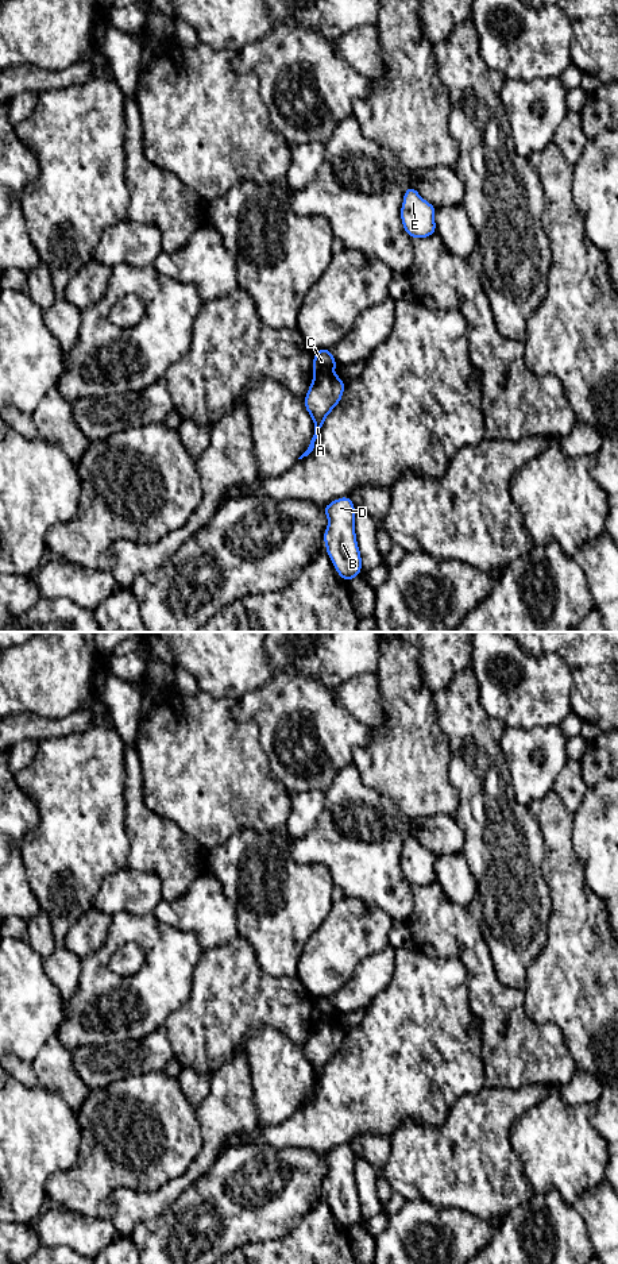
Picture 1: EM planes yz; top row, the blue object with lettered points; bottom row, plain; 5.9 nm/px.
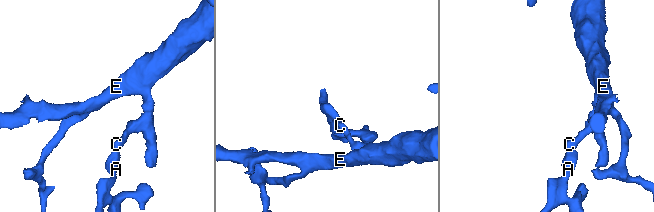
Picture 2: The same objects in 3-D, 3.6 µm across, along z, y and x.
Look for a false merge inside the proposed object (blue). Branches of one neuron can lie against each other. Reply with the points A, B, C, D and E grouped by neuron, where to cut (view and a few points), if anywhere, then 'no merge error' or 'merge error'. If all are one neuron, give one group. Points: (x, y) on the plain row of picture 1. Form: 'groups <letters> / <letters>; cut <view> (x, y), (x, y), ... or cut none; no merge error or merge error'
groups A B D / C E; cut yz (331, 1020), (317, 1020), (315, 1022); merge error

